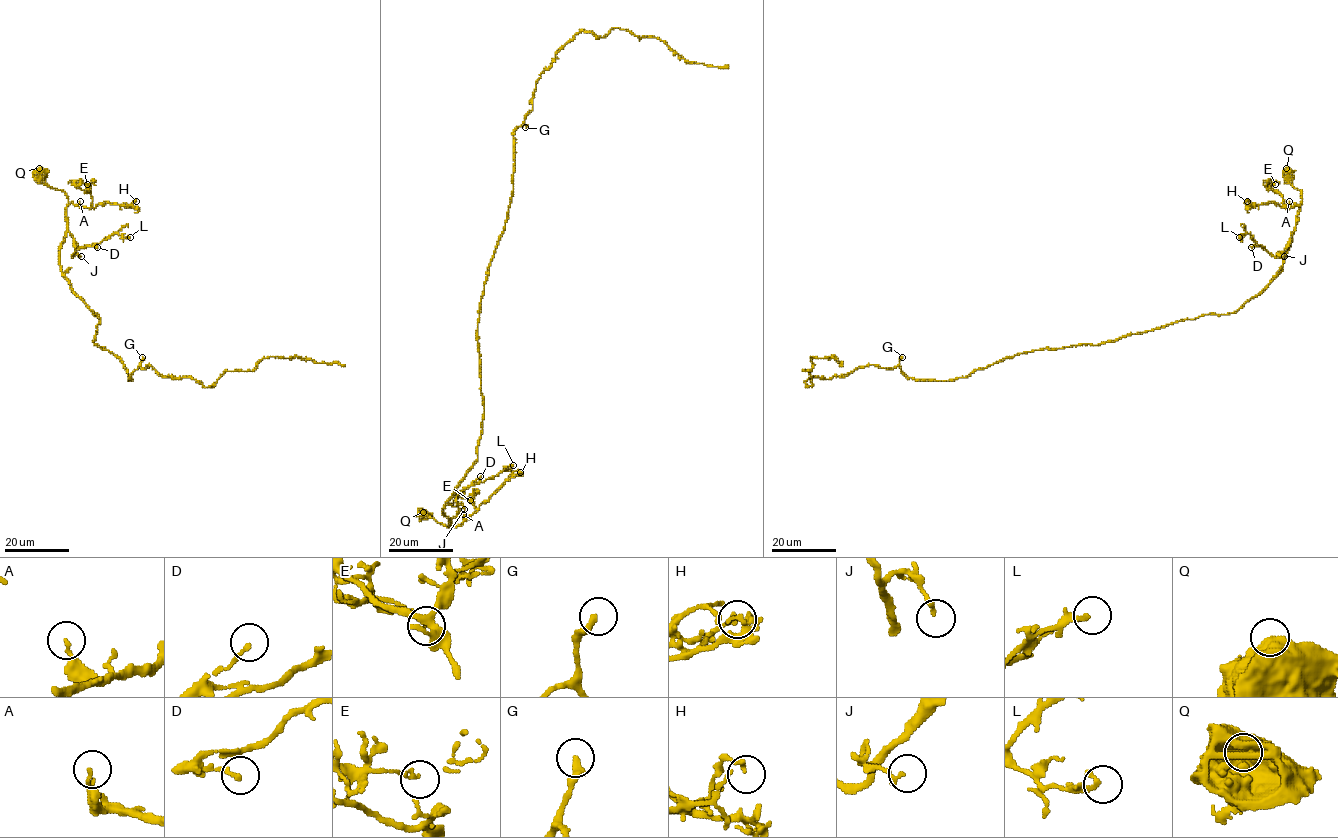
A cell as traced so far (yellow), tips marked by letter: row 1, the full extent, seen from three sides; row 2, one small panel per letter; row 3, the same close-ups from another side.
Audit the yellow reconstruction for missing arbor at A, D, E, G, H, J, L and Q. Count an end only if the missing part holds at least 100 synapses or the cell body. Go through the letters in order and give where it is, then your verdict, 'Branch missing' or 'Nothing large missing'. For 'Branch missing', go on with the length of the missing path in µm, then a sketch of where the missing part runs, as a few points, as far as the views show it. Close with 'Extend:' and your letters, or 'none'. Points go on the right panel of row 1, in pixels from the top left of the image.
A: Place: (1289, 201). Nothing large missing
D: Place: (1251, 247). Nothing large missing
E: Place: (1275, 184). Nothing large missing
G: Place: (902, 357). Branch missing. Missing length about 120 µm. Course of what is missing: (902, 357), (890, 324), (891, 285), (886, 264), (925, 200), (923, 177), (944, 105), (941, 73), (947, 60)
H: Place: (1247, 201). Nothing large missing
J: Place: (1284, 256). Nothing large missing
L: Place: (1239, 237). Nothing large missing
Q: Place: (1286, 168). Nothing large missing
Extend: G

